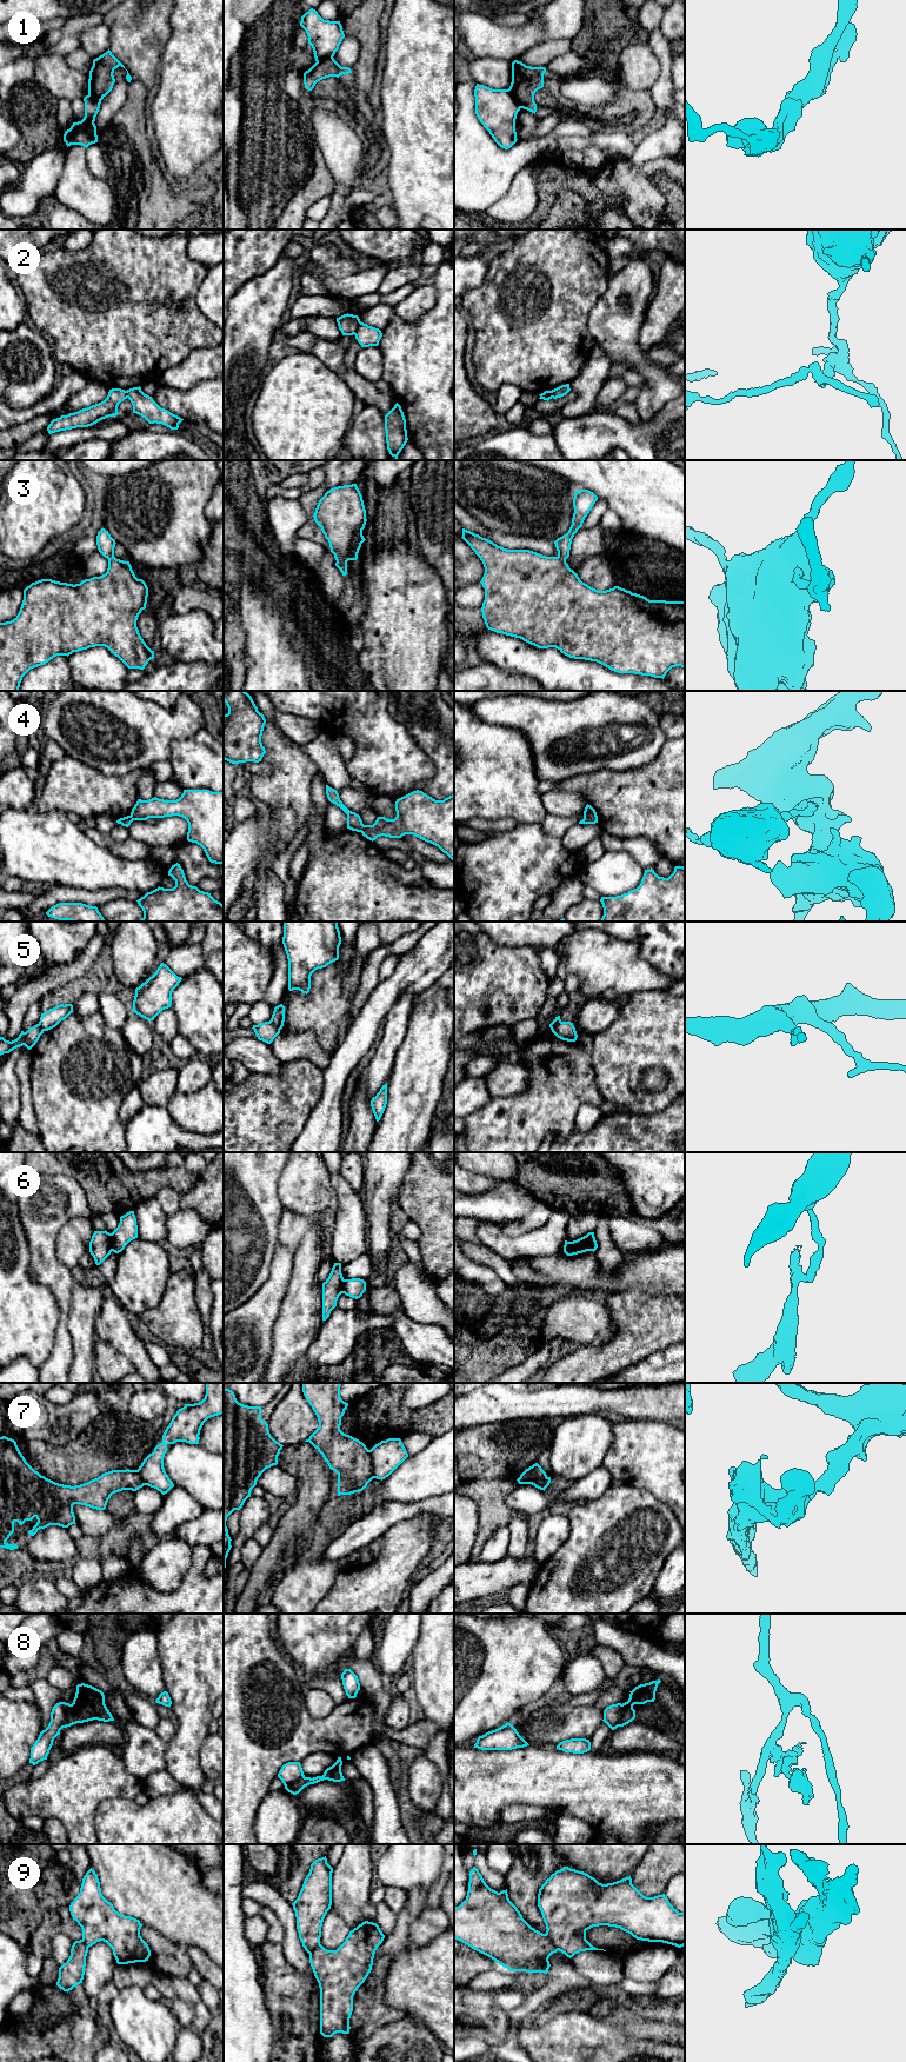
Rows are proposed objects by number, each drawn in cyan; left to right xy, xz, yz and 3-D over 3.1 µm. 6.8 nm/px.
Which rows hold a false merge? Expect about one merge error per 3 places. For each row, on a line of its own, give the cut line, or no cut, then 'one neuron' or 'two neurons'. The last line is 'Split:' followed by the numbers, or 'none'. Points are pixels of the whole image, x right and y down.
1: cut yz (508, 88), (521, 107); two neurons
2: cut xz (360, 321), (353, 333); two neurons
3: cut yz (558, 556), (565, 560); two neurons
4: cut xz (364, 825), (361, 832); two neurons
5: cut yz (560, 1020), (552, 1031); two neurons
6: cut yz (584, 1236), (592, 1242), (592, 1250); two neurons
7: cut xz (368, 1450), (373, 1477); two neurons
8: cut xy (71, 1704), (68, 1717), (61, 1727); two neurons
9: cut yz (545, 1934), (558, 1949); two neurons
Split: 1, 2, 3, 4, 5, 6, 7, 8, 9

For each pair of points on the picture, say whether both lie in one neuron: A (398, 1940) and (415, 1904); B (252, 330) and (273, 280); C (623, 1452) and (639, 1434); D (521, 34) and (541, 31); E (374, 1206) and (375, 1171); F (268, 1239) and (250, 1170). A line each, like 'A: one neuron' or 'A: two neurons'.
A: one neuron
B: one neuron
C: one neuron
D: one neuron
E: one neuron
F: one neuron

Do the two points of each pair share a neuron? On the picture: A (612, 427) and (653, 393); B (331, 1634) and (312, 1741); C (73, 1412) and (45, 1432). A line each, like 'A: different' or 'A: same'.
A: different
B: different
C: same

